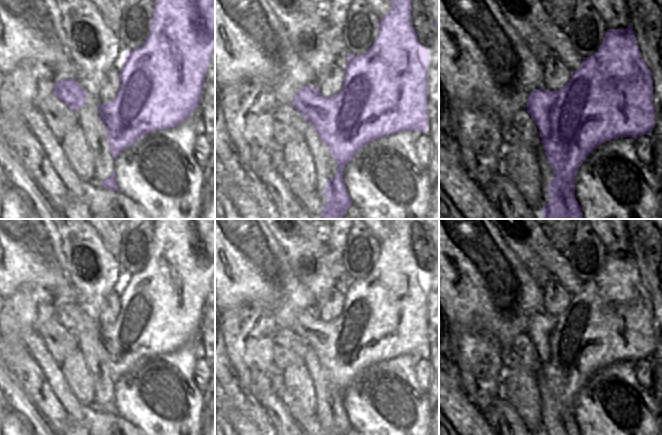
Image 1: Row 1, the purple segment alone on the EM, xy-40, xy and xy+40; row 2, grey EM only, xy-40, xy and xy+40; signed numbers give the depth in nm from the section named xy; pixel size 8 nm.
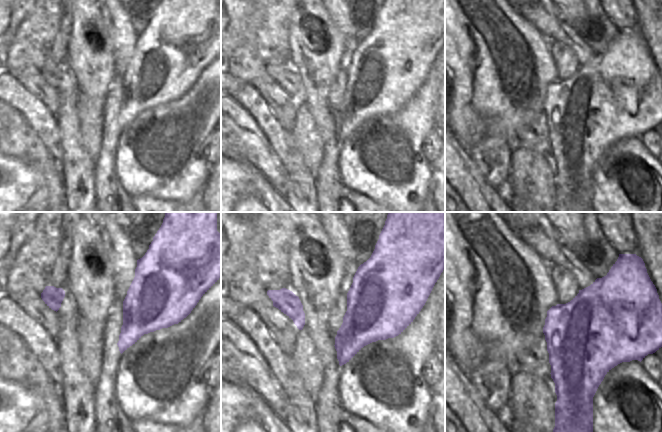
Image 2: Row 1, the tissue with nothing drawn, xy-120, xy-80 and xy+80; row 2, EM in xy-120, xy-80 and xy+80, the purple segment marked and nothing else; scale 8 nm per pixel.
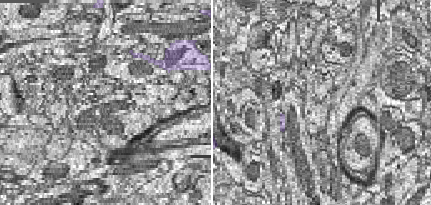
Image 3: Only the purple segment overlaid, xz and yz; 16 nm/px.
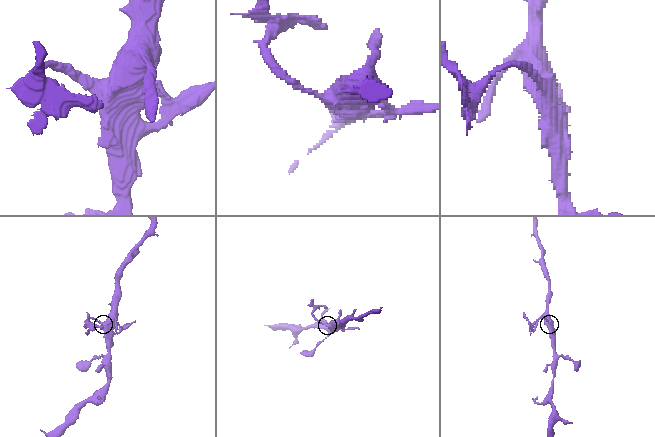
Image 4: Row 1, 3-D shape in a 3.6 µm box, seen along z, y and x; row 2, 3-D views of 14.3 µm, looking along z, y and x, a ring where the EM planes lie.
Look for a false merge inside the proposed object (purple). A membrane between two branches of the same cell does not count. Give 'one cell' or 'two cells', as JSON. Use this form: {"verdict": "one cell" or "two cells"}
{"verdict": "two cells"}

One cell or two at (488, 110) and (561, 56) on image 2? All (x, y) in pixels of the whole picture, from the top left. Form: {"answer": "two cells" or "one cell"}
{"answer": "two cells"}

